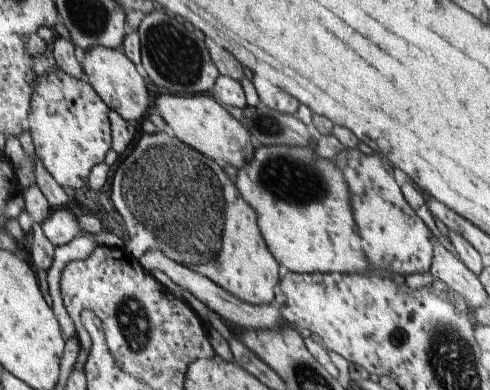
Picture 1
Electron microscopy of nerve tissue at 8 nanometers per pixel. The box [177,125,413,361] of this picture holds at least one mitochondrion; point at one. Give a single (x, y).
(284, 175)

